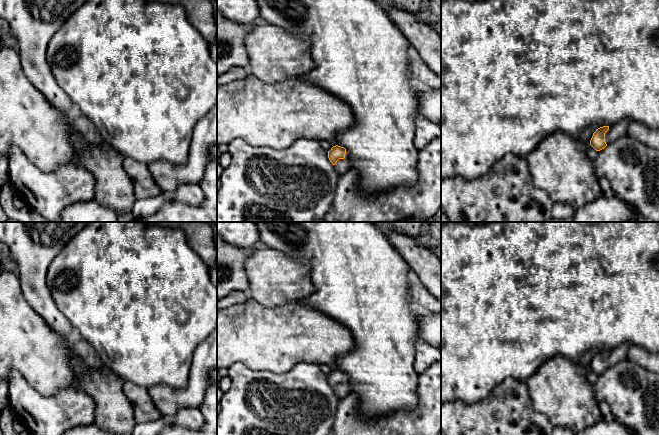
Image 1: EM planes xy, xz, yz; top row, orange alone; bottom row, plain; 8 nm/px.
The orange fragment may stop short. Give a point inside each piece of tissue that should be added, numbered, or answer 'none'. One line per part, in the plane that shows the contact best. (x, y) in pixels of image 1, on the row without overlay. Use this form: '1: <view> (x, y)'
1: xz (342, 390)

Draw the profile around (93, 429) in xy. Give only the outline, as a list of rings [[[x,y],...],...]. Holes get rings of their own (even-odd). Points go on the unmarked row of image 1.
[[[96,424],[78,425],[65,431],[62,435],[116,435],[104,428],[98,427]]]

